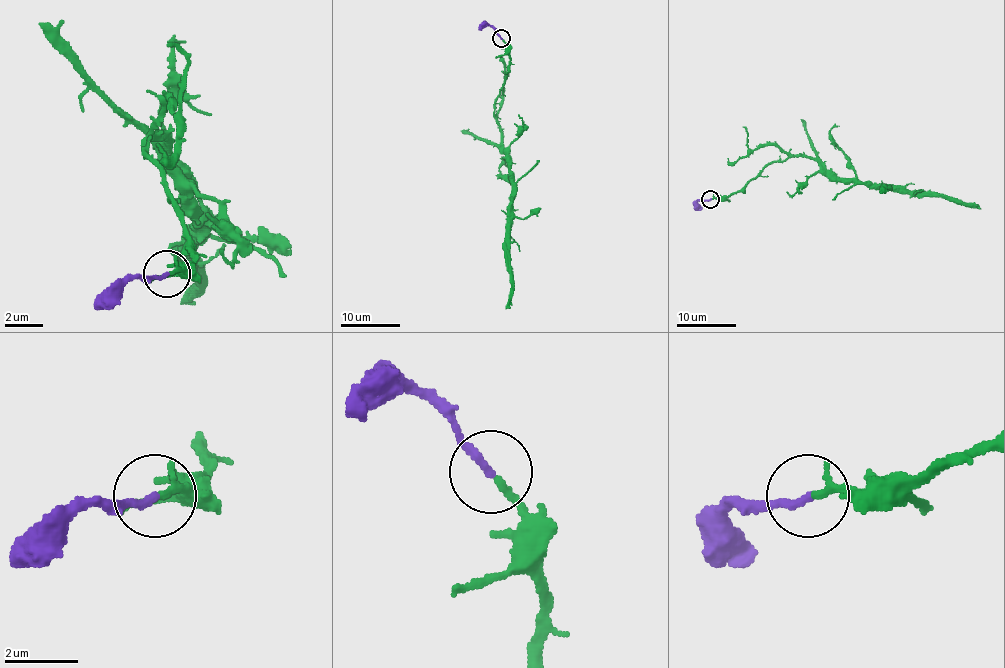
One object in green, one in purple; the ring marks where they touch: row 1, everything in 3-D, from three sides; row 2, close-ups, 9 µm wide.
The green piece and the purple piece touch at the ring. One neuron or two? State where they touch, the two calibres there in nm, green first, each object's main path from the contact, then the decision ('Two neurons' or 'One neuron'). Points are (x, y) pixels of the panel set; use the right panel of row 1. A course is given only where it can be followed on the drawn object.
Place: (710, 199). Thickness 200 nm (green) against 200 nm. Course of green: (711, 199), (739, 192), (773, 162), (812, 156), (850, 180), (952, 196), (980, 208). Course of purple: (710, 199), (698, 201), (701, 210). One neuron

